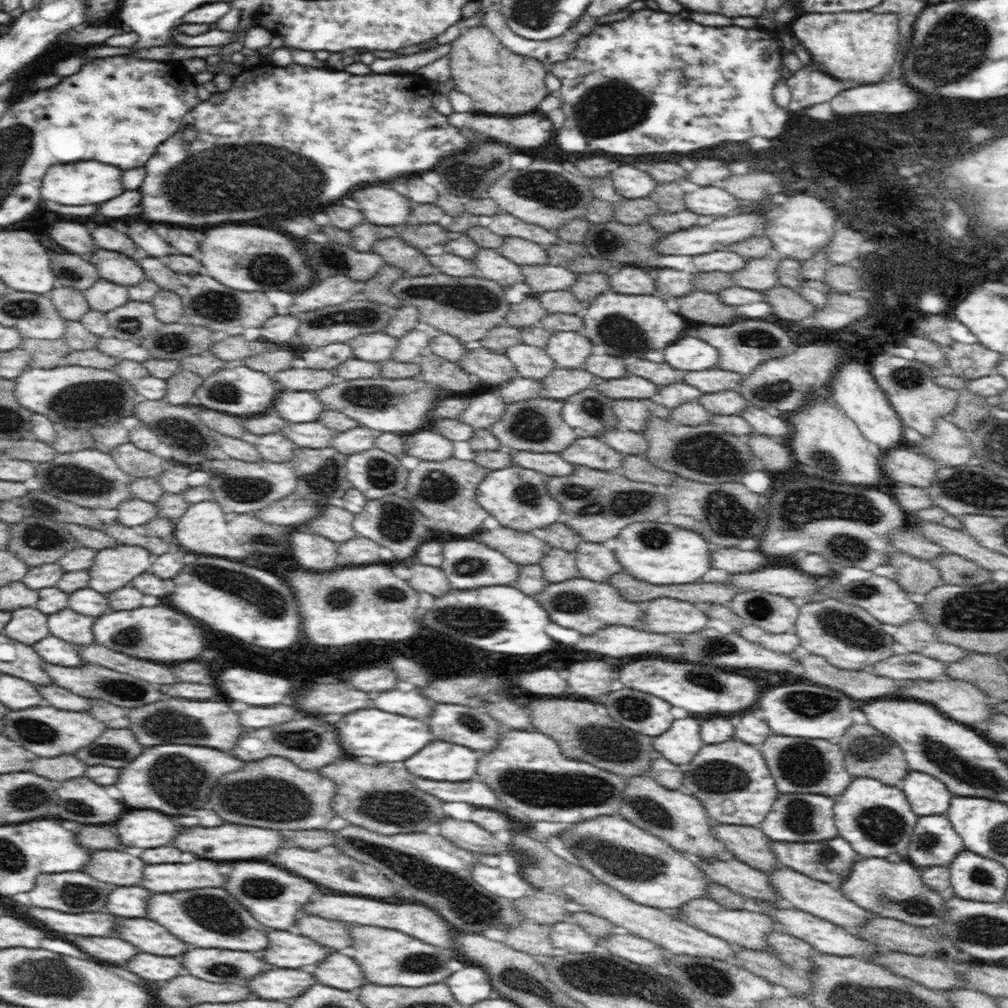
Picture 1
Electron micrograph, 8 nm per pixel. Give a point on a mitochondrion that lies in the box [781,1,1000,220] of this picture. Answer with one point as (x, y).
(955, 45)

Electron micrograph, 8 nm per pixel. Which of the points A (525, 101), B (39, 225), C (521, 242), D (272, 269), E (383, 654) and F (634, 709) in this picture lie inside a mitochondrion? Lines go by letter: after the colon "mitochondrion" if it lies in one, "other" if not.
A: other
B: other
C: other
D: mitochondrion
E: other
F: mitochondrion

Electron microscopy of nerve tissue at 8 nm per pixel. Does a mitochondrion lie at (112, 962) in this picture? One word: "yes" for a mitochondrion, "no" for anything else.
no

